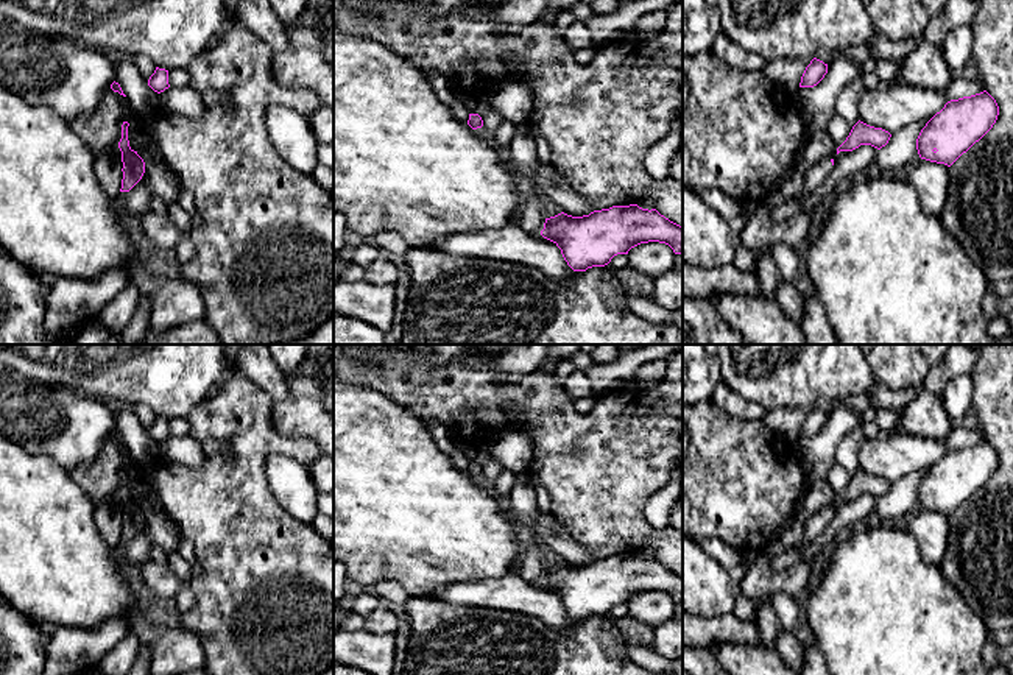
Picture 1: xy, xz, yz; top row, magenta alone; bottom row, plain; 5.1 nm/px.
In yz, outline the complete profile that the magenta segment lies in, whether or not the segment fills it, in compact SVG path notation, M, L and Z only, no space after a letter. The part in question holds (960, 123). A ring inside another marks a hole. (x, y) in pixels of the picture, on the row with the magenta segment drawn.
M987 90L948 101L921 129L919 157L951 167L993 128L997 115L999 106Z

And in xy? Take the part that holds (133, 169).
M123 122L122 125L122 139L118 142L118 148L122 151L122 162L123 162L123 179L122 179L122 189L120 192L129 192L143 176L145 173L145 162L143 159L137 154L129 147L128 140L128 122Z

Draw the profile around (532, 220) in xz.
M538 187L525 189L519 226L528 234L541 234L544 229L545 217L541 212L541 201L544 198L544 192Z

